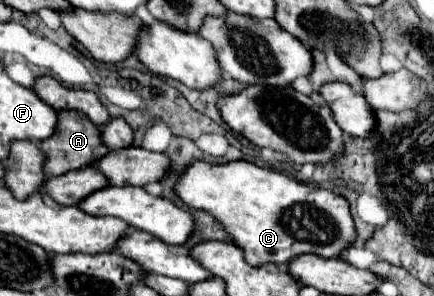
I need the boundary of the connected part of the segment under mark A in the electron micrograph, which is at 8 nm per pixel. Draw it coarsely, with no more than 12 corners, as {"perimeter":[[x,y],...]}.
{"perimeter":[[74,110],[58,112],[42,142],[46,176],[106,156],[100,128]]}

